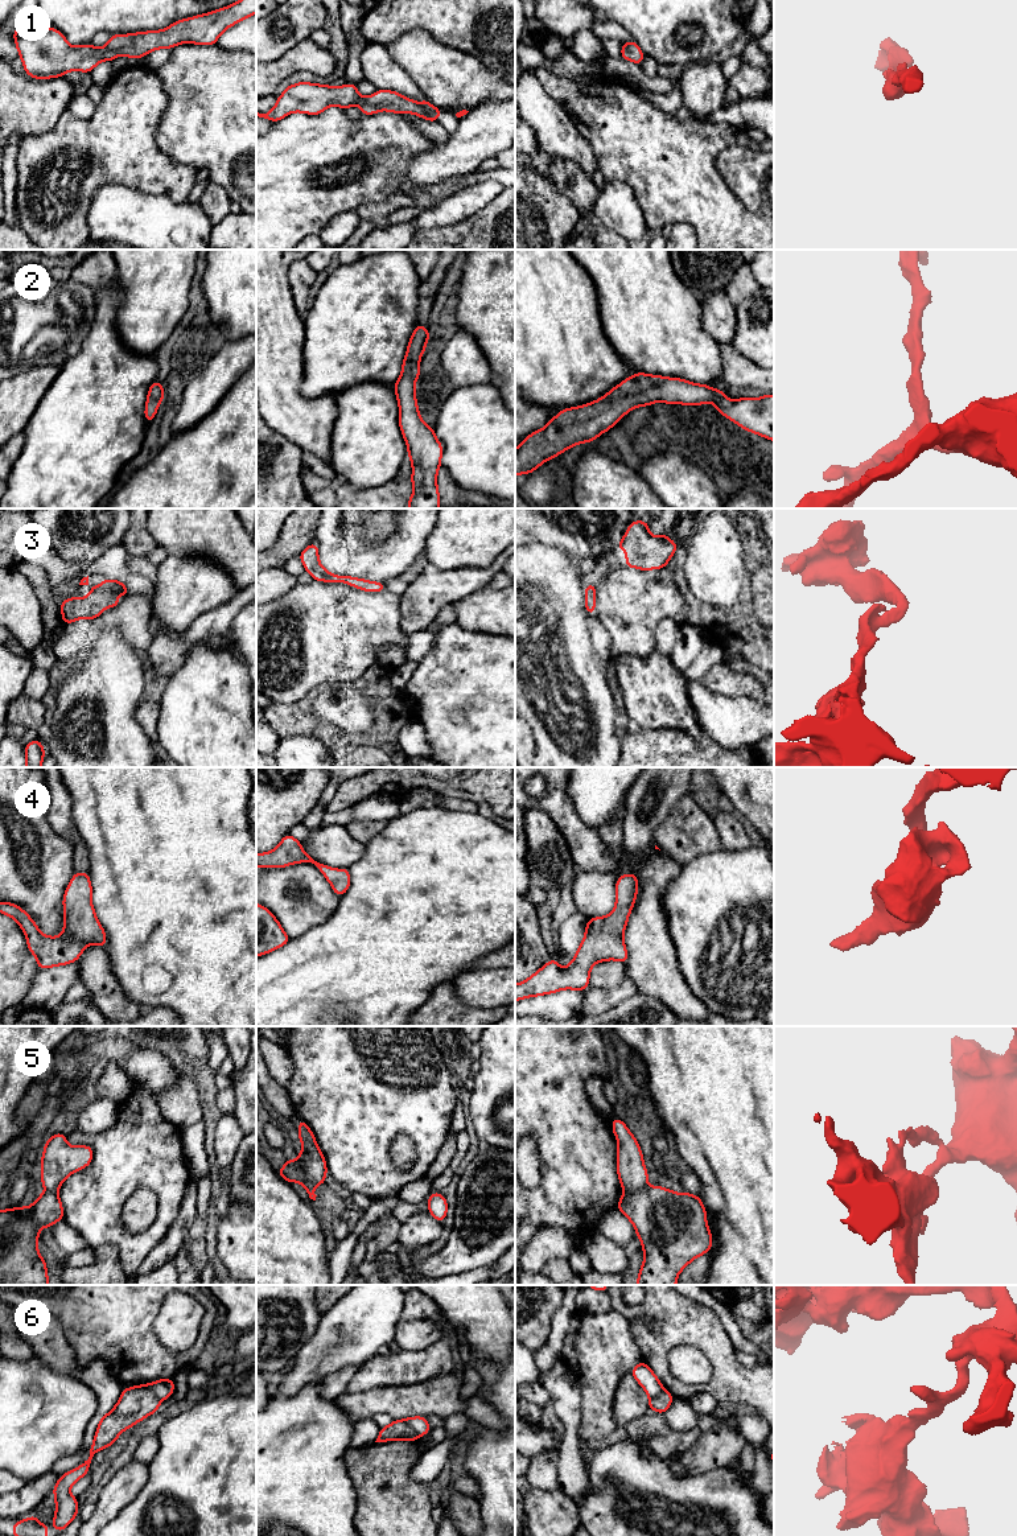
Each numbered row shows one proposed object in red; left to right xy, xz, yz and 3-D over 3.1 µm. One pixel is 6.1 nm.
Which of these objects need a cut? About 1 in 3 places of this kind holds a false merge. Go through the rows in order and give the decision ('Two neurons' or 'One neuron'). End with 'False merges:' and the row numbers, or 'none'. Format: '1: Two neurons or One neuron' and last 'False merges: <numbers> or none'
1: One neuron
2: One neuron
3: One neuron
4: One neuron
5: Two neurons
6: Two neurons
False merges: 5, 6

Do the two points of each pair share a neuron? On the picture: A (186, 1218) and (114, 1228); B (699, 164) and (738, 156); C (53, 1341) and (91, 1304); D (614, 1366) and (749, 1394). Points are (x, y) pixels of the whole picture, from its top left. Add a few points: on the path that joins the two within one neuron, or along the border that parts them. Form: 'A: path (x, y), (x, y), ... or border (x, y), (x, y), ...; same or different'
A: border (185, 1190), (177, 1217), (156, 1244); different
B: border (738, 143), (727, 147), (716, 160), (728, 189); different
C: border (54, 1316), (77, 1358); different
D: border (630, 1331), (642, 1361); different

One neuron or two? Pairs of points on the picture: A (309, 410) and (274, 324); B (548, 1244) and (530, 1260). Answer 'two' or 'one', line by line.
A: one
B: one

